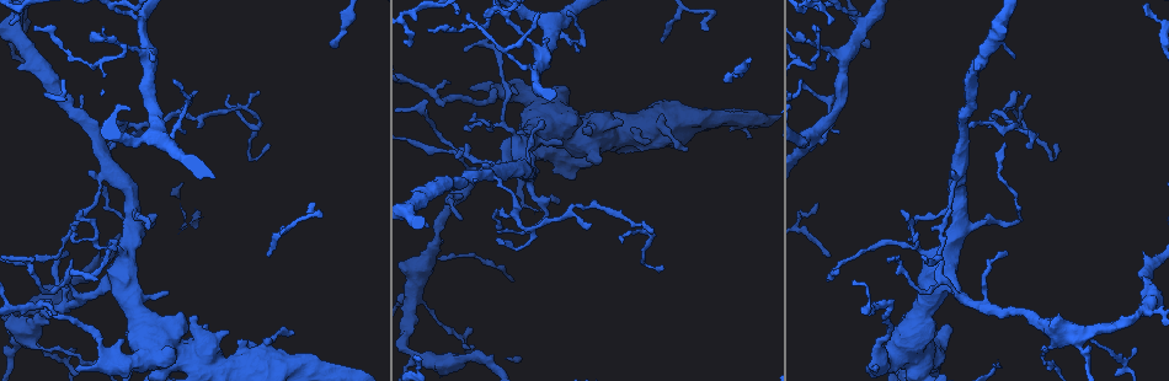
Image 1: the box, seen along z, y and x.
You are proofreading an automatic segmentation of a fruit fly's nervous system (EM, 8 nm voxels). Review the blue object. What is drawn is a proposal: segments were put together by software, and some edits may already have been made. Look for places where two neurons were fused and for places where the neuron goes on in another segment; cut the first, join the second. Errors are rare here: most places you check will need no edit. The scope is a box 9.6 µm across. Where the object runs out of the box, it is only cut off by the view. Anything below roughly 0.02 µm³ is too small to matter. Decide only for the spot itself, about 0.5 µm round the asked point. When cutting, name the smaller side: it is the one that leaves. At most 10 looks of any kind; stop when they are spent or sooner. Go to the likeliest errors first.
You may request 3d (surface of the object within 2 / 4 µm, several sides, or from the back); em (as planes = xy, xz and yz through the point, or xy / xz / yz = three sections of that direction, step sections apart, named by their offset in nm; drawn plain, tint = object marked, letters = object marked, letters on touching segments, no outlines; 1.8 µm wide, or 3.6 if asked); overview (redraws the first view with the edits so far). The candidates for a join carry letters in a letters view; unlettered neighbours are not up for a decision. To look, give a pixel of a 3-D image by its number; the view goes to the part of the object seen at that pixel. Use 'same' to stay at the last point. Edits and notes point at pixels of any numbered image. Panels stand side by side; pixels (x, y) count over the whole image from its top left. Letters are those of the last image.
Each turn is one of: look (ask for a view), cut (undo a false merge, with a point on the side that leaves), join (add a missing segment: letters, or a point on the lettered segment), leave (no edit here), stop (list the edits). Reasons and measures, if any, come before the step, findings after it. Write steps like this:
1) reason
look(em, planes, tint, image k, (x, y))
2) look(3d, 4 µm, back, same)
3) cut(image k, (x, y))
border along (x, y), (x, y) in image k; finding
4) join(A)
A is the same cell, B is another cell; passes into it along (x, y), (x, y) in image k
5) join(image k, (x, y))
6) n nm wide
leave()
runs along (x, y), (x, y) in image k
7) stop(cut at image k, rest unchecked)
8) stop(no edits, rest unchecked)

sharp bend
look(em, planes, tint, image 1, (253, 116))

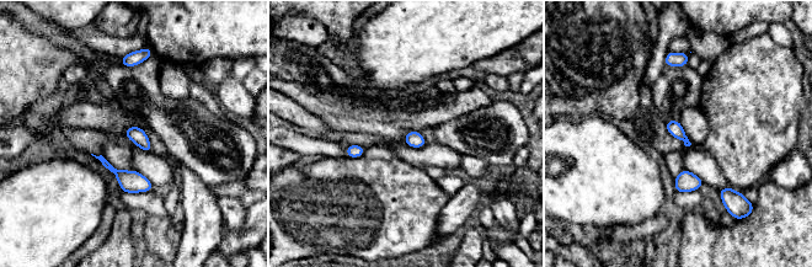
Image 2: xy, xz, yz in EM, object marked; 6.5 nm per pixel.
what lies round it
look(em, planes, letters, same)

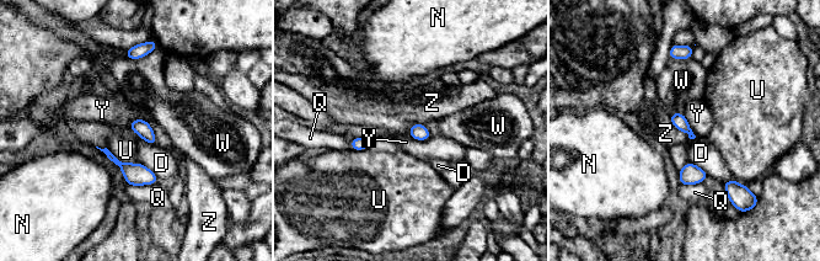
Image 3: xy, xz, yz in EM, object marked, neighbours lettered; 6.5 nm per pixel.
leave()
D, N, Q, U, W, Y and Z are other cells; border along (669, 121), (690, 138) in image 3; continuous, no second neuron

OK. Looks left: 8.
an open end
look(em, planes, letters, image 1, (997, 364))

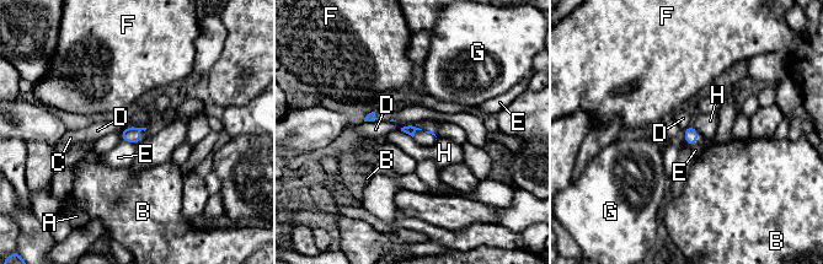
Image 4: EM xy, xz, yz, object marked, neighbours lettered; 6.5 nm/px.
70 nm wide
leave()
A, B, C, D, E, F, G and H are other cells; border along (145, 127), (127, 127), (121, 133) in image 4; no lettered segment goes on from it

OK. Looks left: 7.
a fork
look(3d, 4 µm, image 1, (492, 178))

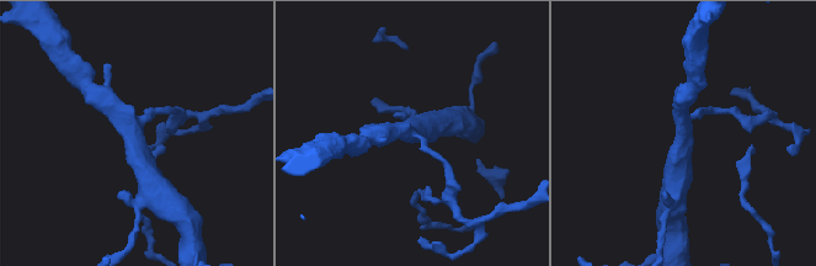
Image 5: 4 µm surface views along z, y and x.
3 arms
look(em, 3.6 µm, xy, step 4, tint, image 5, (684, 125))

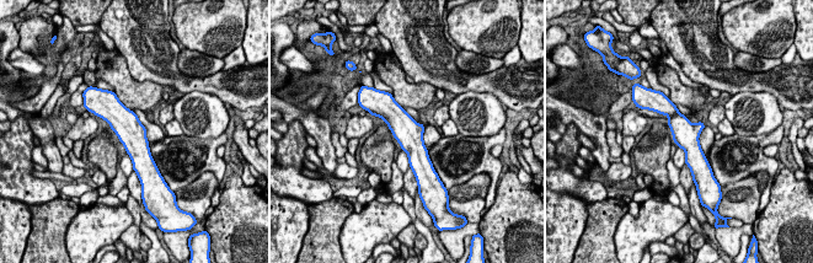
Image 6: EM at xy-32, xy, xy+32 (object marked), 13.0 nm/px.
another direction
look(em, 3.6 µm, planes, letters, same)

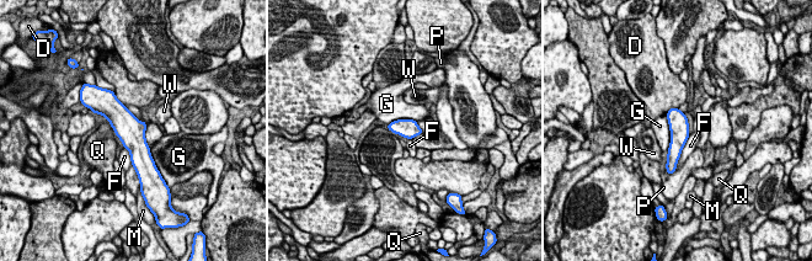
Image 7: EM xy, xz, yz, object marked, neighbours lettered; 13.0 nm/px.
260 nm wide
leave()
D, F, G, M, P, Q and W are other cells; all the same neuron

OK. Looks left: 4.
arms run side by side
look(3d, 4 µm, image 1, (413, 290))

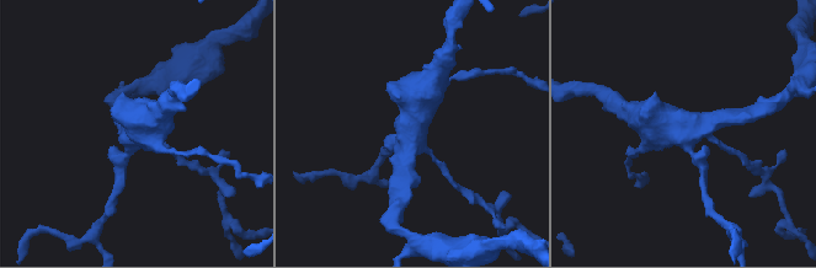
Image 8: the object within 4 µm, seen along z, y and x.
now the EM
look(em, 3.6 µm, planes, letters, image 8, (410, 133))

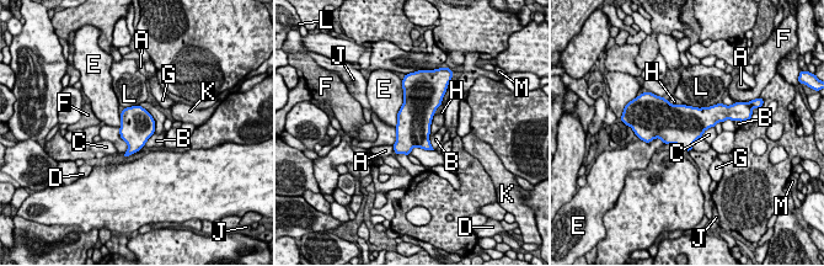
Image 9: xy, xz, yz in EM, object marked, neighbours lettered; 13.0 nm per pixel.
E touches over 550 nm
leave()
A, B, C, D, E, F, G, H, J, K, L and M are other cells; border along (118, 128), (127, 144), (124, 154) in image 9; all the same neuron

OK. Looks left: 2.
stop(no edits, rest unchecked)

